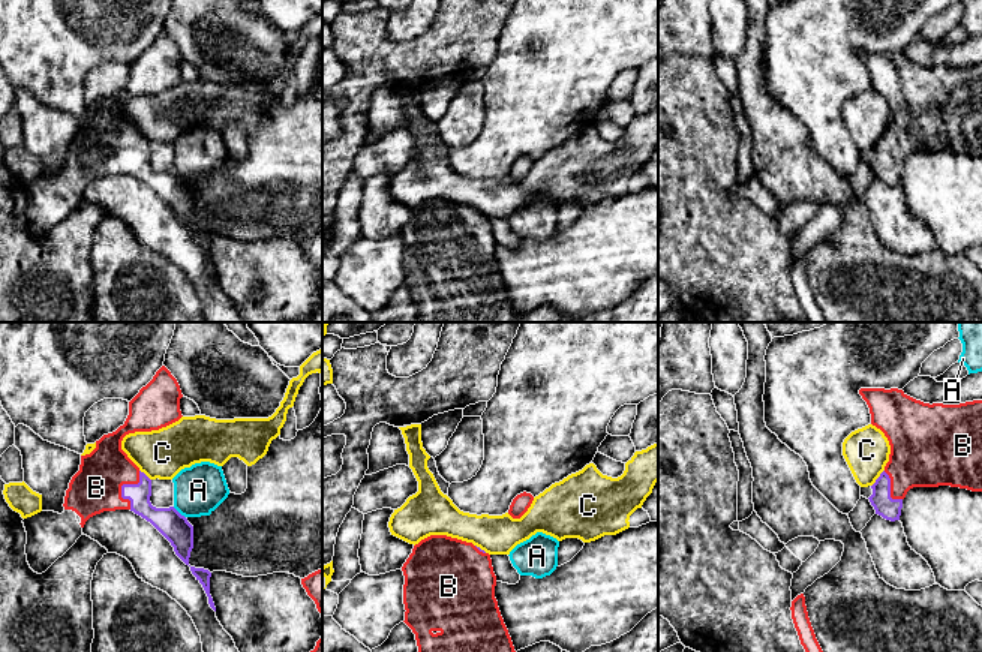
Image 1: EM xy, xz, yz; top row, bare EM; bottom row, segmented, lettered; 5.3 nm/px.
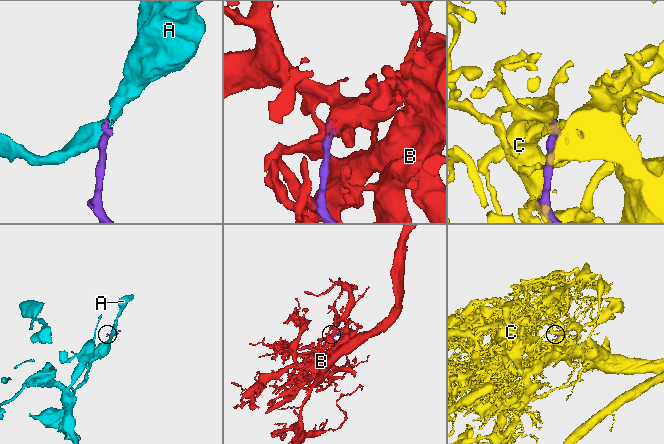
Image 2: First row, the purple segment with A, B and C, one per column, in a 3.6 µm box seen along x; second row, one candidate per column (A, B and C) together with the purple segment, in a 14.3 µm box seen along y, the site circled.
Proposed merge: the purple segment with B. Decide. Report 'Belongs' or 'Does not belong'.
Belongs

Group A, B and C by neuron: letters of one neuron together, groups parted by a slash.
A / B / C

